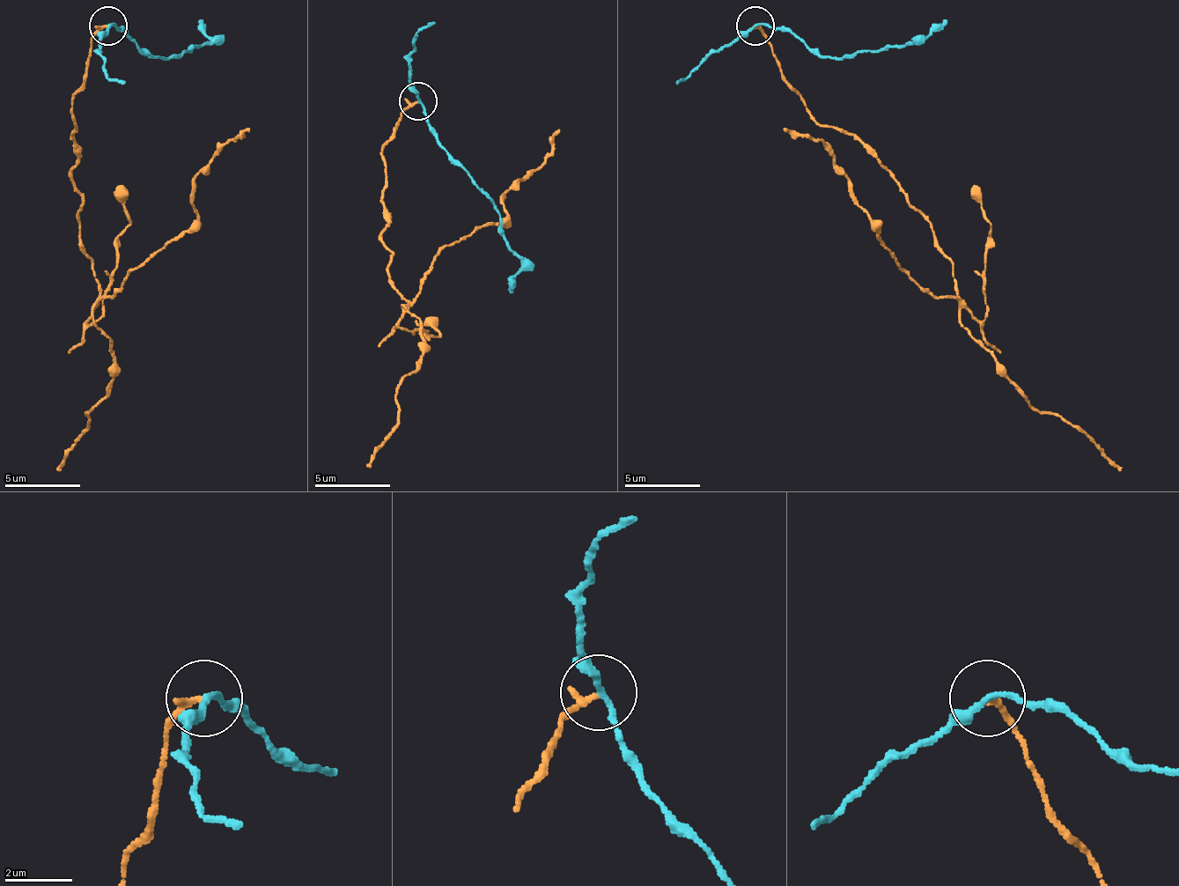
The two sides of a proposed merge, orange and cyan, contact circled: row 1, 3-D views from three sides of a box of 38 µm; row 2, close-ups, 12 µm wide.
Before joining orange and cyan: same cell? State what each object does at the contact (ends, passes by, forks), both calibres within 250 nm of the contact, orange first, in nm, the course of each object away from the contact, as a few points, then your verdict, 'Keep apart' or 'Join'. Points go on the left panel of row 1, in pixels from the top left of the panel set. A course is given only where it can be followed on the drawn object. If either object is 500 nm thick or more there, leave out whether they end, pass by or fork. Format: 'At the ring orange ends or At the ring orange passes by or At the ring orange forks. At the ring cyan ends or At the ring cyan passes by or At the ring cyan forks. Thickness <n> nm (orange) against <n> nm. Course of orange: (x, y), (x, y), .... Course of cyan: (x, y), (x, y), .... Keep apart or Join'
At the ring orange ends. At the ring cyan passes by. Thickness 180 nm (orange) against 200 nm. Course of orange: (107, 25), (88, 47), (88, 77), (73, 108), (80, 249), (103, 295), (191, 226), (195, 177), (248, 128). Course of cyan: (107, 25), (119, 28), (149, 55), (175, 59), (210, 40), (198, 21). Keep apart

